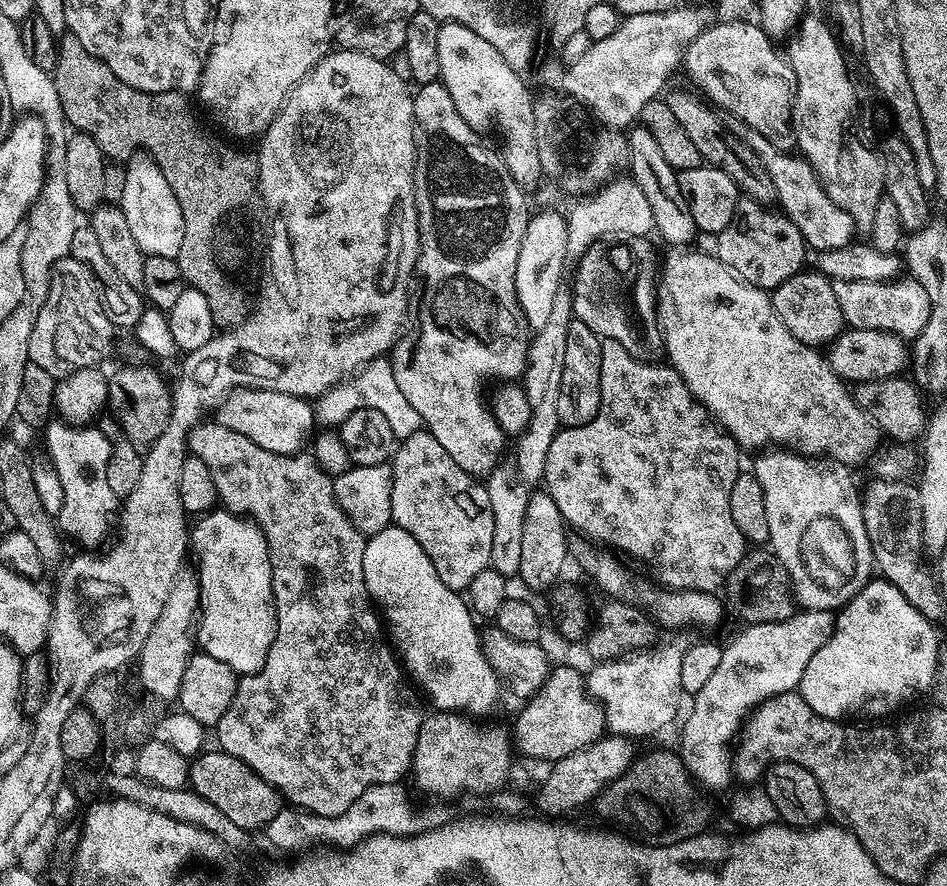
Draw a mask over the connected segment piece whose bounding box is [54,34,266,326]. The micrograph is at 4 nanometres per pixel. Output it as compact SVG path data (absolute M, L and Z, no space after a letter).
M71 34L59 37L54 79L65 121L75 131L94 138L109 161L131 161L141 148L144 151L141 153L147 154L162 170L166 182L170 182L170 190L174 190L174 198L178 198L178 206L182 206L184 229L176 261L184 275L185 285L201 292L206 302L210 302L210 314L217 326L235 326L247 321L254 311L252 291L256 288L260 264L262 268L266 256L266 205L260 192L259 155L255 151L243 152L235 148L232 145L235 143L219 131L211 132L200 121L197 105L192 105L185 93L143 92L134 90L134 86L126 86L110 66L90 54L90 50L86 50L86 46Z

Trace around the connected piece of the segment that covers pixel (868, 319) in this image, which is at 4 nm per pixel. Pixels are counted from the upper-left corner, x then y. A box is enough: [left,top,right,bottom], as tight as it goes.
[833,278,930,342]

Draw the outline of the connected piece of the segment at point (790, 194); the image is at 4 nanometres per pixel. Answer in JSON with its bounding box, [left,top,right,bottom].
[742,128,858,253]

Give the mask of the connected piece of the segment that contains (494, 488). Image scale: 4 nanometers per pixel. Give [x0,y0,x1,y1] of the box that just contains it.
[486,290,573,578]

